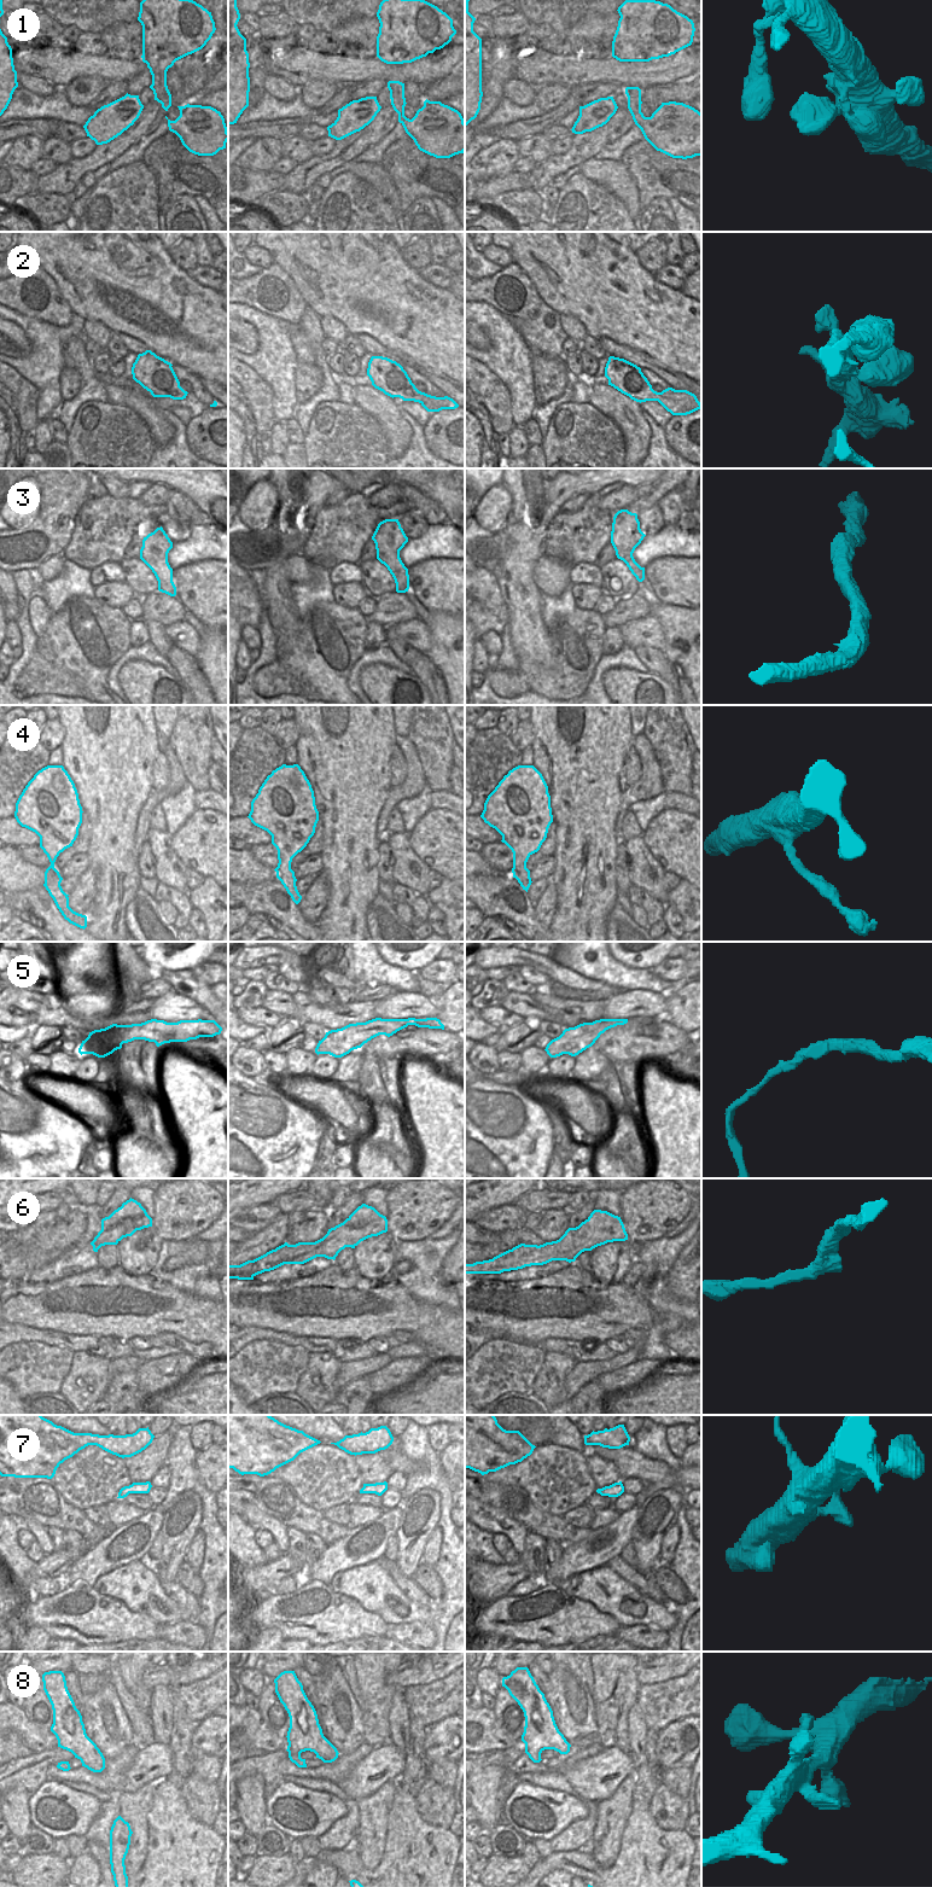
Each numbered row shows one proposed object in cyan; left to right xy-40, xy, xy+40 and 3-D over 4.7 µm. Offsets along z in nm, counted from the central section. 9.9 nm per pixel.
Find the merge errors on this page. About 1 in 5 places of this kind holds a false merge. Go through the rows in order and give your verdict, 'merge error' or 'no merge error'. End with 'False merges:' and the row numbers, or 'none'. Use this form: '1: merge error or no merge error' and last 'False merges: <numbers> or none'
1: no merge error
2: no merge error
3: no merge error
4: no merge error
5: no merge error
6: no merge error
7: no merge error
8: no merge error
False merges: none

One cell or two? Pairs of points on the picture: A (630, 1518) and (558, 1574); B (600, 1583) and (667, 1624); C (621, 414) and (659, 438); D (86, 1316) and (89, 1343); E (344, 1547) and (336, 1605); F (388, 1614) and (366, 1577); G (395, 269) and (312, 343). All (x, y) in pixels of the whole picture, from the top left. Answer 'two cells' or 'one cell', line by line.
A: one cell
B: one cell
C: two cells
D: two cells
E: two cells
F: one cell
G: two cells

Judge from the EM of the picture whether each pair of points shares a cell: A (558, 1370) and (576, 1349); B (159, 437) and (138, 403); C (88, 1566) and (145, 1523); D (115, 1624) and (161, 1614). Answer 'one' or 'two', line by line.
A: two
B: one
C: one
D: two

